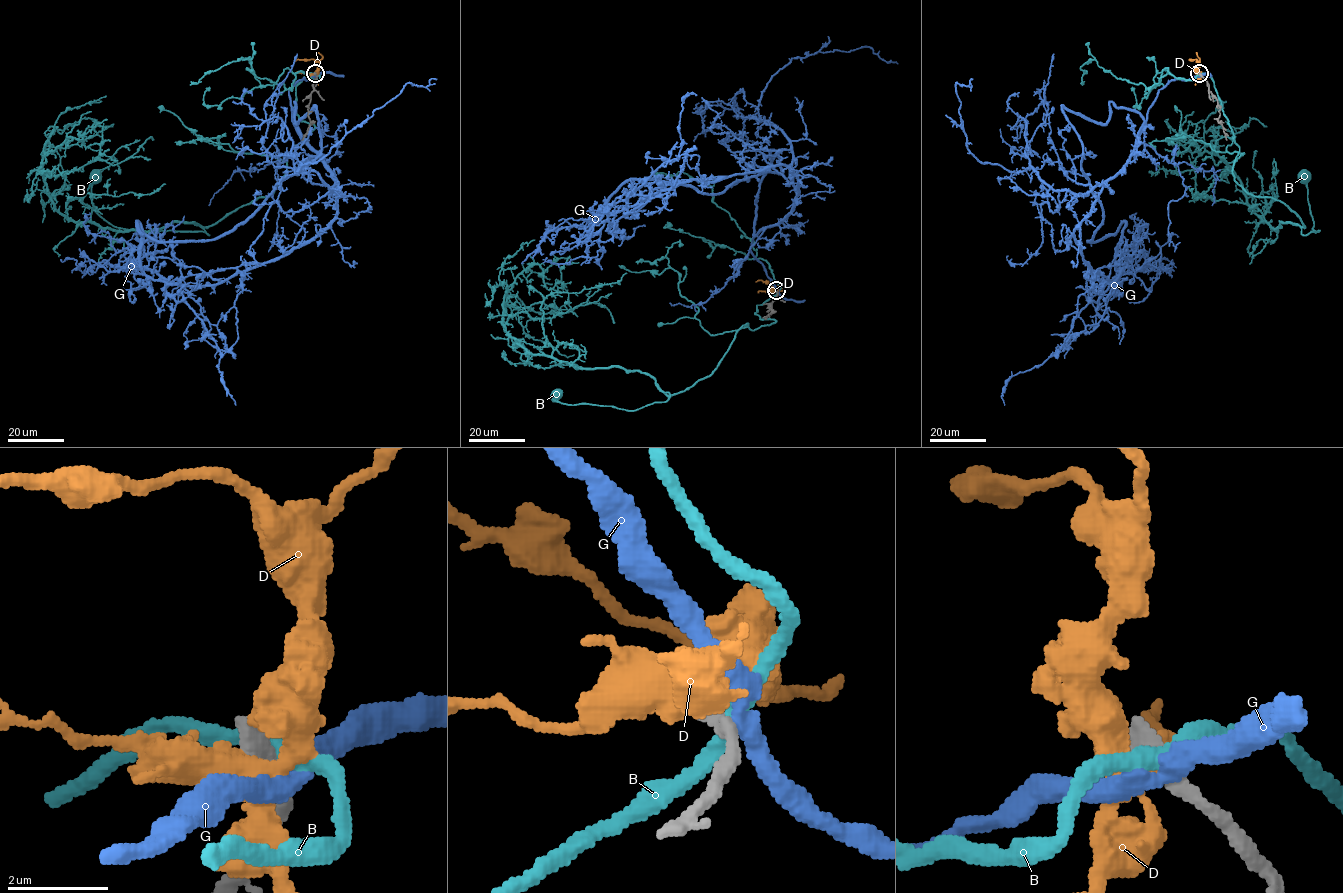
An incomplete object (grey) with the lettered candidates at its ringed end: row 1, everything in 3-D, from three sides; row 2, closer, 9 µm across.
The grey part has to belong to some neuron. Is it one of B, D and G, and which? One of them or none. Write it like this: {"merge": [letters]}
{"merge": []}

